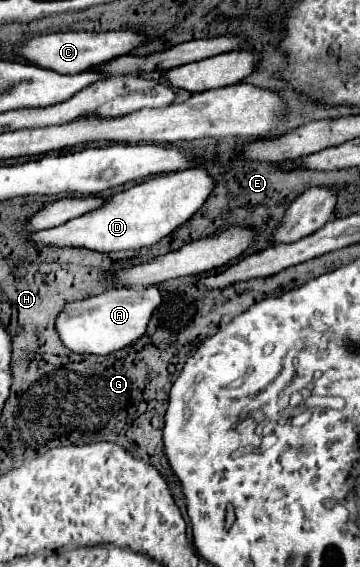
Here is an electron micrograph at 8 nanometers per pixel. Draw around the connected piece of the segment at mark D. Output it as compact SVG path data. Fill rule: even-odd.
M204 168L172 172L158 178L150 178L130 190L118 192L96 212L82 214L64 222L56 228L34 232L30 236L32 246L40 248L90 248L98 252L118 252L118 250L138 250L148 248L168 236L172 230L182 226L212 194L214 178Z

